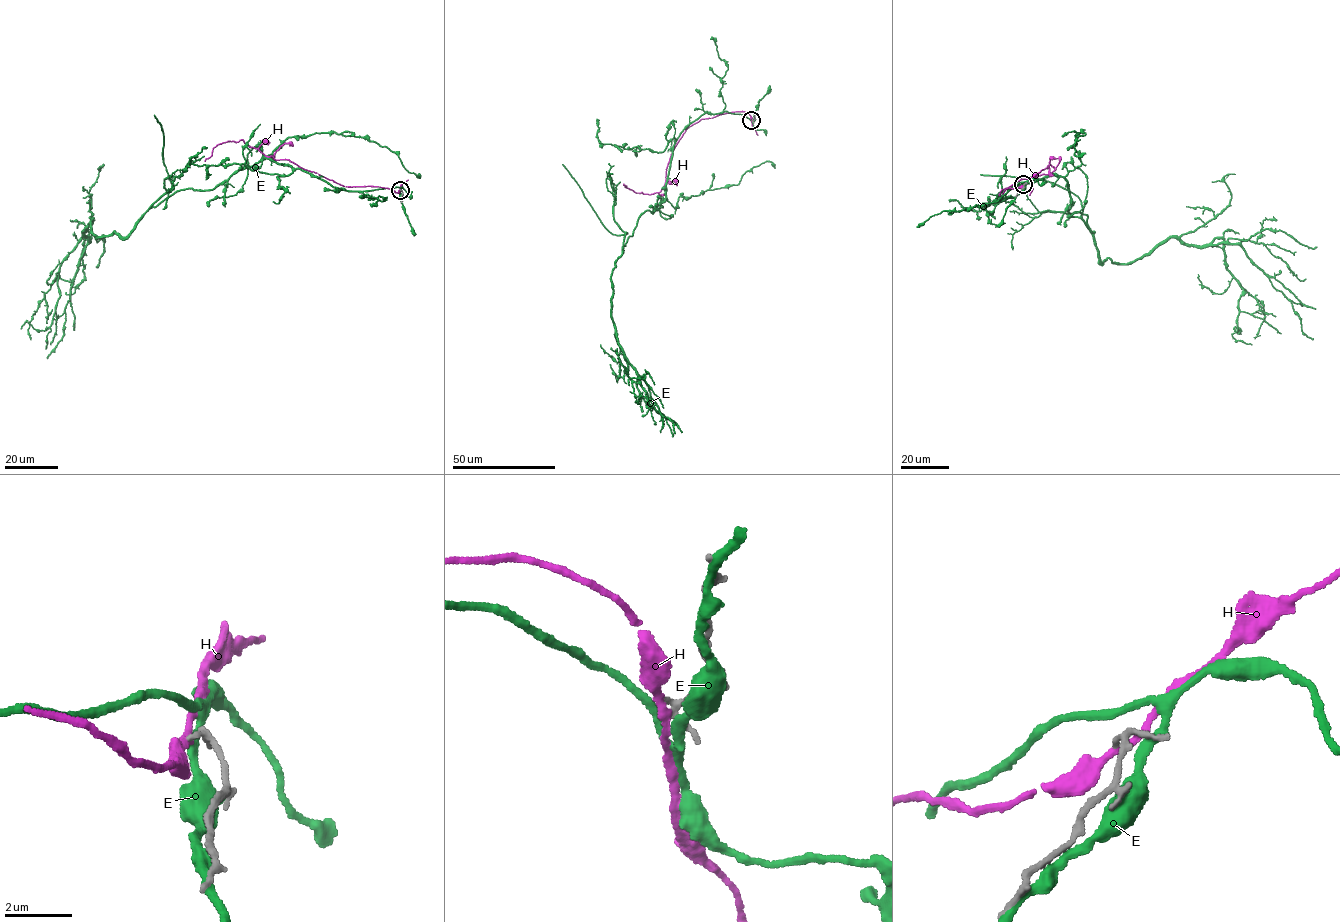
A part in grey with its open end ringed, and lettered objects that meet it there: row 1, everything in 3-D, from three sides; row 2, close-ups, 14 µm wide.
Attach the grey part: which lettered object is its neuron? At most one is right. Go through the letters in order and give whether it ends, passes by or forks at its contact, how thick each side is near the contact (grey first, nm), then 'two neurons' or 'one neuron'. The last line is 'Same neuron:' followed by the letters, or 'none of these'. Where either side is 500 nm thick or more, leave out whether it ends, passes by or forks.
E: it passes by | 200/260 nm | two neurons
H: it passes by | 140/260 nm | two neurons
Same neuron: none of these

